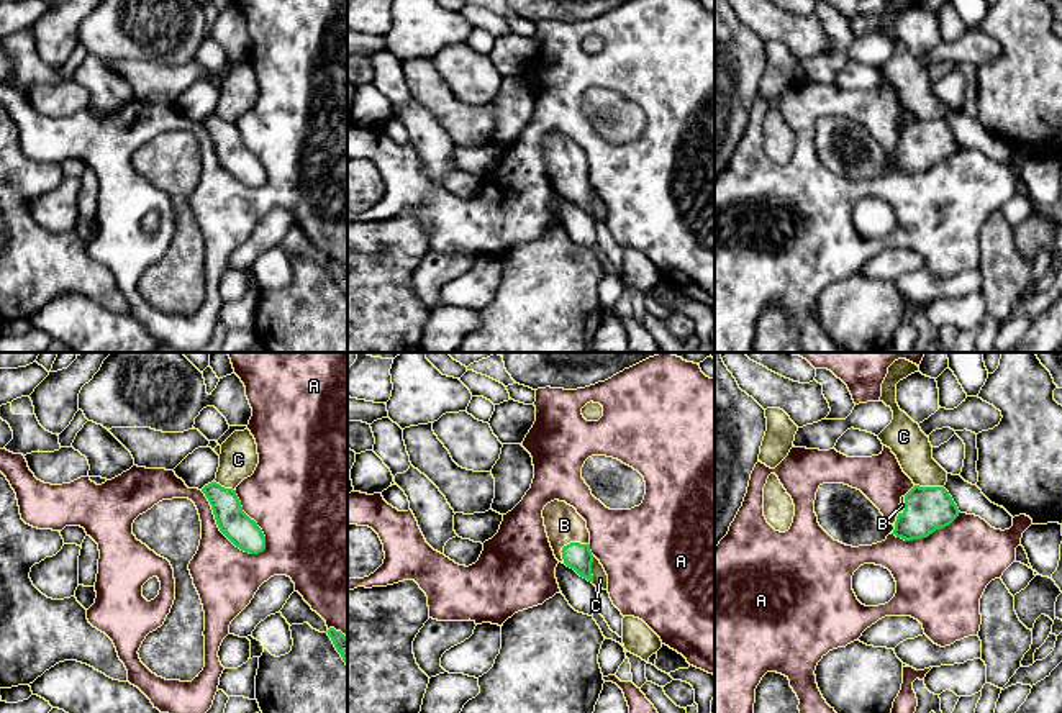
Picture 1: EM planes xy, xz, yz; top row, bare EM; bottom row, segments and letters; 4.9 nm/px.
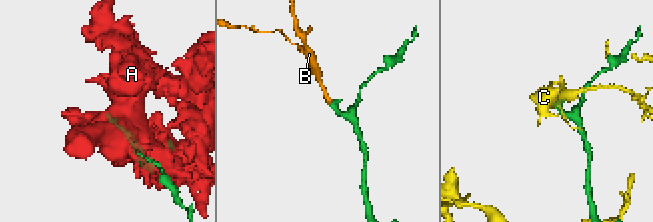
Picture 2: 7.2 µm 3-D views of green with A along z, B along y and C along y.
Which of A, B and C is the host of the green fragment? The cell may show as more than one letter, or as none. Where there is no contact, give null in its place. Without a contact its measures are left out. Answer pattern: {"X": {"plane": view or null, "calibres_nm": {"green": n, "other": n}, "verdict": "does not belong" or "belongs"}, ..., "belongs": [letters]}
{"A": {"plane": "xy", "calibres_nm": {"green": 150, "other": 320}, "verdict": "does not belong"}, "B": {"plane": "xz", "calibres_nm": {"green": 130, "other": 180}, "verdict": "belongs"}, "C": {"plane": "yz", "calibres_nm": {"green": 220, "other": 180}, "verdict": "does not belong"}, "belongs": ["B"]}

